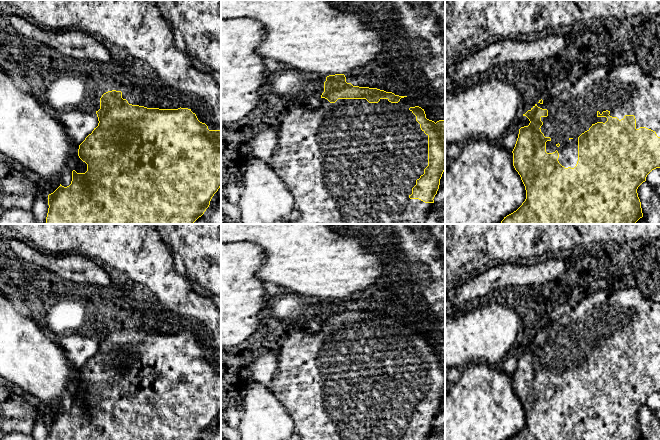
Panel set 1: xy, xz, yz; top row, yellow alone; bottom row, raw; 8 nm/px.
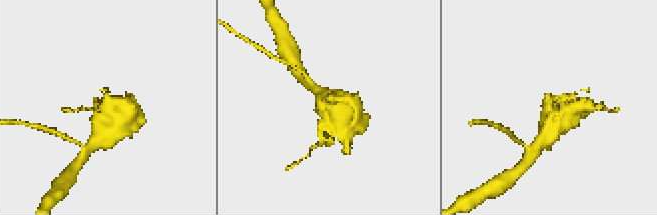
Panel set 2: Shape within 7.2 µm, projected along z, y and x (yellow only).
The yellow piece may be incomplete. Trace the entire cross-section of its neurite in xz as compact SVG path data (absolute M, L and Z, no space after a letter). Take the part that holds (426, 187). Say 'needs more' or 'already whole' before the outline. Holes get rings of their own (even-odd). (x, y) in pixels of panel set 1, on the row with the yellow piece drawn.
needs more; M419 106L410 107L409 110L428 136L428 166L412 188L408 210L404 212L404 222L401 224L426 224L427 218L435 211L433 199L445 171L445 120L435 123L427 119L424 109Z

